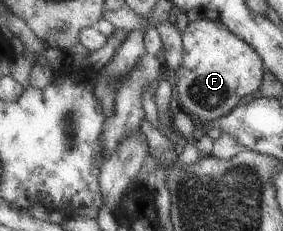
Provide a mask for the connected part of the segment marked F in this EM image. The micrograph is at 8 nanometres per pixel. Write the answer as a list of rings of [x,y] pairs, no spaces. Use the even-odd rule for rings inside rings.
[[[203,18],[189,23],[183,33],[183,38],[185,60],[176,72],[176,77],[179,79],[176,85],[180,99],[178,108],[186,111],[193,119],[201,120],[201,122],[221,119],[246,101],[249,95],[253,95],[253,92],[262,90],[261,84],[264,83],[267,71],[263,58],[251,44],[233,33],[219,18],[216,20]]]

